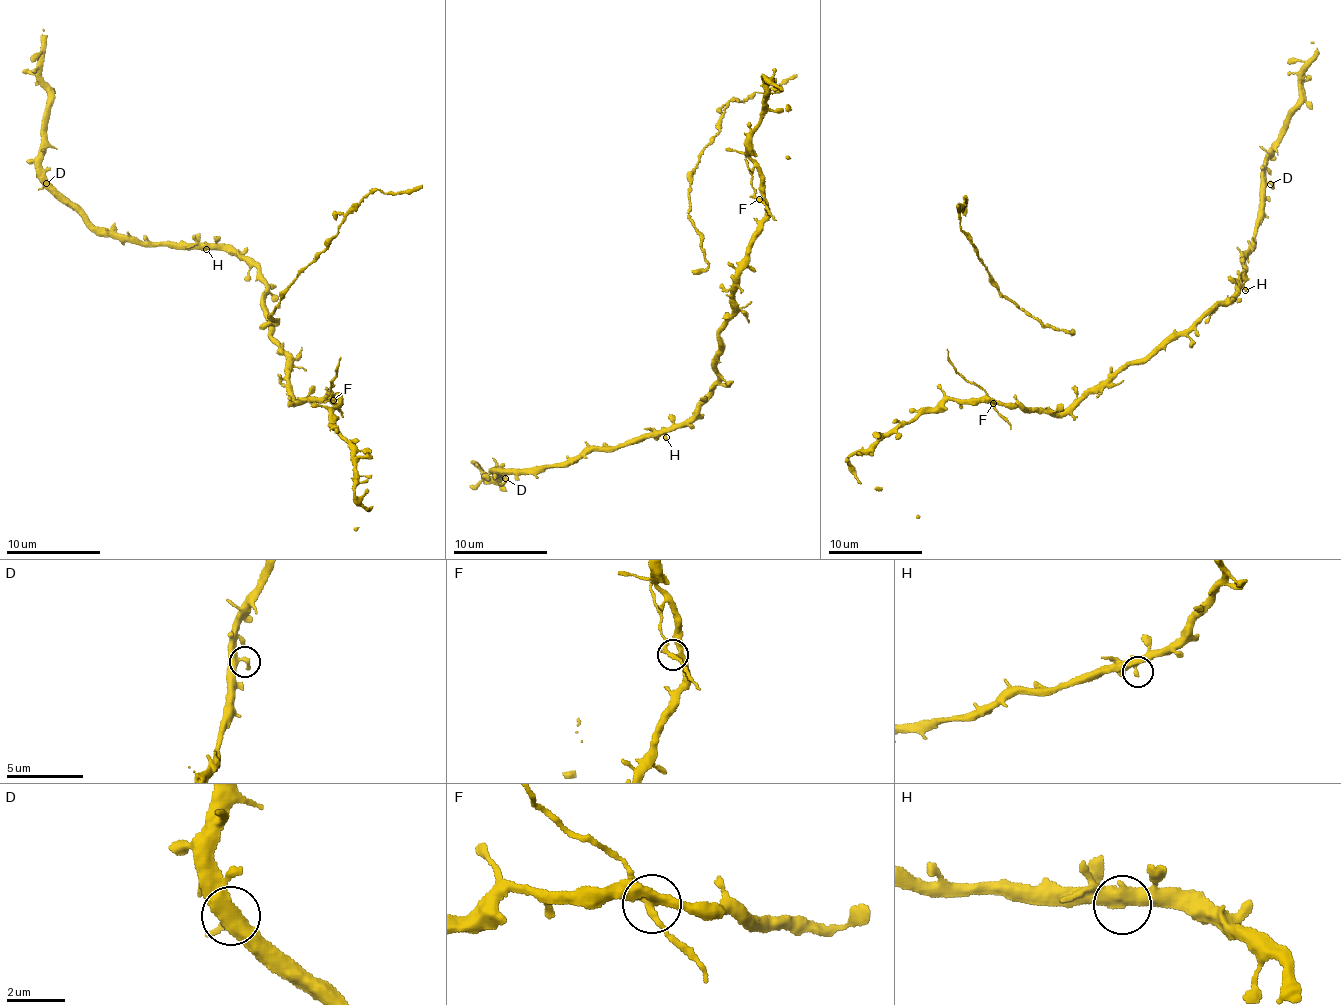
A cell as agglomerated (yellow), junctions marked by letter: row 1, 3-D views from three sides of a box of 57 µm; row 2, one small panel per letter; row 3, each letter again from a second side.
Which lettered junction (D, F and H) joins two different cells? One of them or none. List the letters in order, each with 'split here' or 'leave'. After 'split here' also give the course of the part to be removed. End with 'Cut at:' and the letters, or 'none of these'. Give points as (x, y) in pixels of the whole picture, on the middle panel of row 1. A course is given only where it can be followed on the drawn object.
D: leave
F: split here; course (758, 199), (745, 156), (748, 137)
H: leave
Cut at: F

